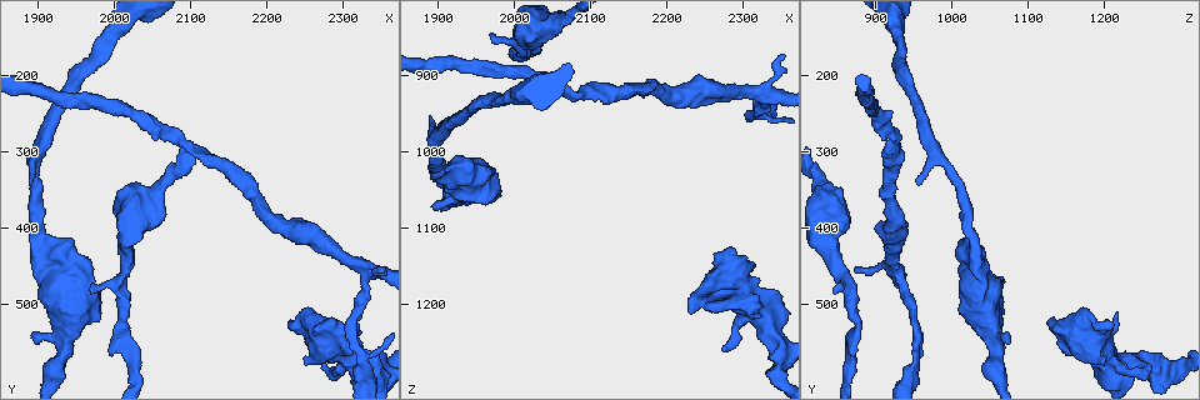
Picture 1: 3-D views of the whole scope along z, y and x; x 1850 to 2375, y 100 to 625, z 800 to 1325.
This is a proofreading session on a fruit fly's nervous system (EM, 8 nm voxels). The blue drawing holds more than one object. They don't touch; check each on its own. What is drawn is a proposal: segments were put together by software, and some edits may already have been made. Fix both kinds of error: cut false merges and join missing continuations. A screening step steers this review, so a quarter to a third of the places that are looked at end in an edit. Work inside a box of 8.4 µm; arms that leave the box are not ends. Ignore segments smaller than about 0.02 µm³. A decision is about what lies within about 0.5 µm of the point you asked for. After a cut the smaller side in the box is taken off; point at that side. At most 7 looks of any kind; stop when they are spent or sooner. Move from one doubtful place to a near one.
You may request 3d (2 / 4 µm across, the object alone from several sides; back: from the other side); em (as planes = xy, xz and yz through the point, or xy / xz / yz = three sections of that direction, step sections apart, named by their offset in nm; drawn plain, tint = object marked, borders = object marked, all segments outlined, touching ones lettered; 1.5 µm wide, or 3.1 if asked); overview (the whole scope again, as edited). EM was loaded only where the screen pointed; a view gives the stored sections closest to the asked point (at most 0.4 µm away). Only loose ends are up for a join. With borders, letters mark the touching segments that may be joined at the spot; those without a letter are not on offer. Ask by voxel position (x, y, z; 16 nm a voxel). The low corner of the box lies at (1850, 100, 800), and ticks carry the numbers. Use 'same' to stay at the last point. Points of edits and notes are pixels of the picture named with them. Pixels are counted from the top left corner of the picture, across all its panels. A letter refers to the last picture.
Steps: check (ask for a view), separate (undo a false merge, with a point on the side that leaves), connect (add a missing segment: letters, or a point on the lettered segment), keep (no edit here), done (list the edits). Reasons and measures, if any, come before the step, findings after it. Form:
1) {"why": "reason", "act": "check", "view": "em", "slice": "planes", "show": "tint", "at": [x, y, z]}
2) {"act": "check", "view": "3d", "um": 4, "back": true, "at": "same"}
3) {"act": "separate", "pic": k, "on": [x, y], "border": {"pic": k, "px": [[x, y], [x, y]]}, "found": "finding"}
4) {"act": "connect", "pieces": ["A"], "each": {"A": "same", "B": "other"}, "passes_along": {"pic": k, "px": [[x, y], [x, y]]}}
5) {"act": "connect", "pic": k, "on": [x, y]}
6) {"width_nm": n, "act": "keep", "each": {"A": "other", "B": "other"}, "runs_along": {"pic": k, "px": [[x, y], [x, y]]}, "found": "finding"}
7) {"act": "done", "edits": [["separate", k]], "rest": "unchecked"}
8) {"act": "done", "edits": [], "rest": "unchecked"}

{"why": "branch stops here", "act": "check", "view": "3d", "um": 4, "back": true, "at": [1890, 340, 955]}

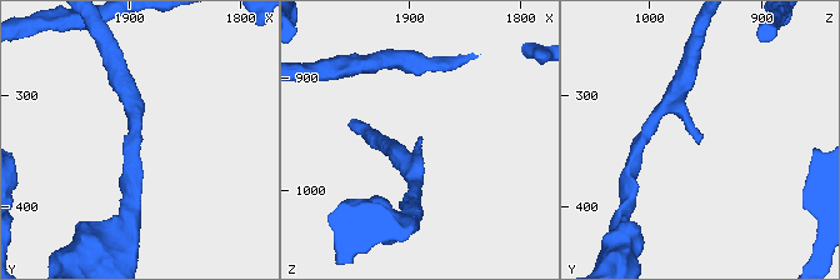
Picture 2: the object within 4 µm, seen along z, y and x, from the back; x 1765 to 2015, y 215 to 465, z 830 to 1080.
{"why": "shape alone is not enough", "act": "check", "view": "em", "slice": "xy", "step": 8, "show": "borders", "at": [1890, 340, 956]}

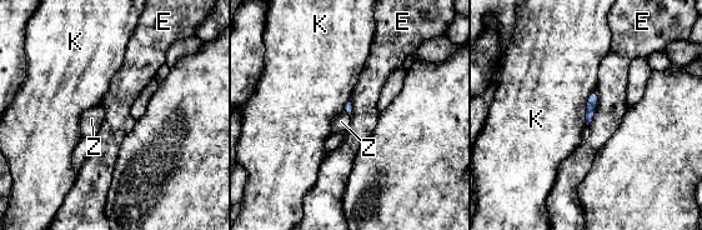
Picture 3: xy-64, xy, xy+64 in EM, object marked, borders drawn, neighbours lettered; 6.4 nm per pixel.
{"why": "another direction", "act": "check", "view": "em", "slice": "planes", "show": "borders", "at": "same"}

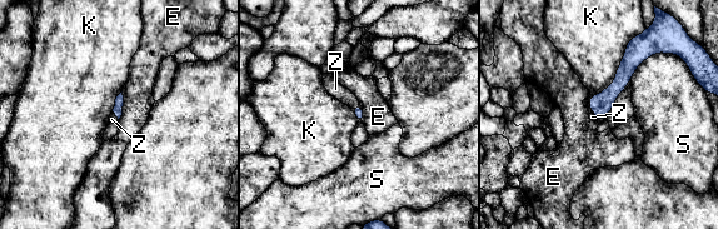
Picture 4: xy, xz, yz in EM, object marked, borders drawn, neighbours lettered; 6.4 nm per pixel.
{"longest_contact_nm": ["K", 500], "act": "connect", "pieces": ["Z"], "each": {"E": "other", "K": "other", "S": "other", "Z": "same"}, "found": "the neuron continues"}

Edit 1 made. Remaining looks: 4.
{"why": "branch stops here", "act": "check", "view": "em", "slice": "yz", "step": 8, "show": "plain", "at": [2275, 580, 1260]}

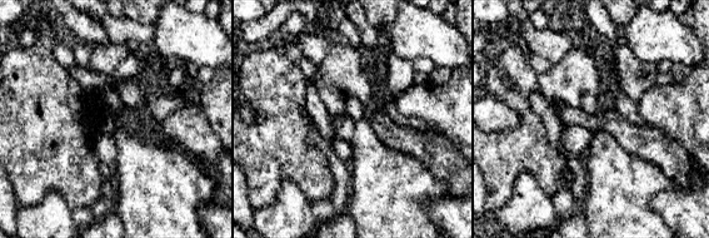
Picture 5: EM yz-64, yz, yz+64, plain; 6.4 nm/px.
{"why": "what lies round it", "act": "check", "view": "em", "slice": "yz", "step": 8, "show": "borders", "at": "same"}

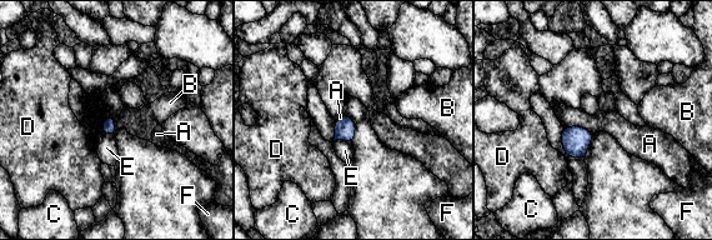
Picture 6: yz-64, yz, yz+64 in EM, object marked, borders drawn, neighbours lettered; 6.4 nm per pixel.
{"act": "keep", "each": {"A": "other", "B": "other", "C": "other", "D": "other", "E": "other", "F": "other"}, "border": {"pic": 6, "px": [[114, 119], [116, 130]]}, "found": "none of them fits"}

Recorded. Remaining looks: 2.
{"why": "free end", "act": "check", "view": "em", "um": 3.1, "slice": "planes", "show": "borders", "at": [2285, 525, 1125]}

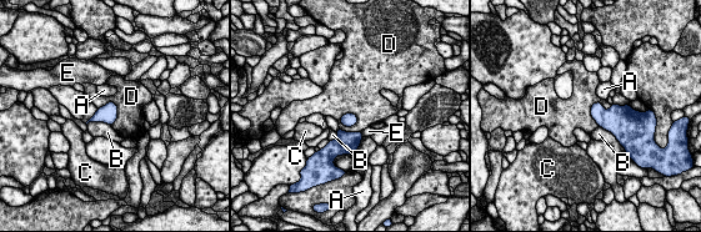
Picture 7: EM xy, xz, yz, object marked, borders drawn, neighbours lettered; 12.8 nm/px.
{"act": "keep", "each": {"A": "other", "B": "other", "C": "other", "D": "other", "E": "other"}, "border": {"pic": 7, "px": [[357, 116], [345, 114], [339, 121]]}, "found": "none of them fits"}

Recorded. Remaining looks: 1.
{"act": "done", "edits": [["connect", 4]], "rest": "unchecked"}

